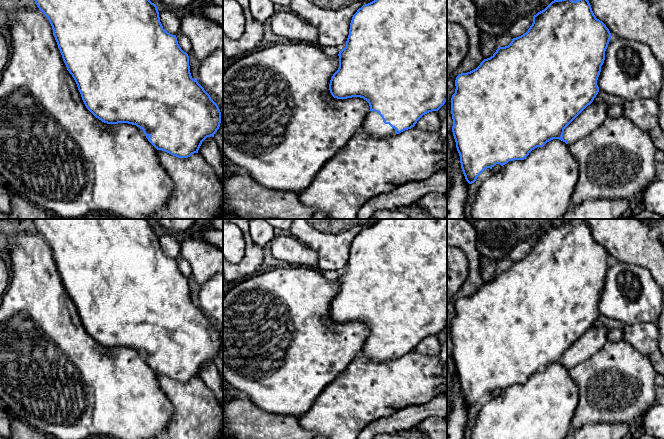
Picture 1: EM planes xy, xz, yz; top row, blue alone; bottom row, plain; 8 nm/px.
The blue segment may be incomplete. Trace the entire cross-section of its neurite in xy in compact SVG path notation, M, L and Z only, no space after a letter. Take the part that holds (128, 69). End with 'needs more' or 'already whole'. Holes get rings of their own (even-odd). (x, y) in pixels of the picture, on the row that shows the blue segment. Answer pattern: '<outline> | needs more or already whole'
M34 0L40 11L48 18L53 35L67 70L74 78L86 108L107 124L128 123L143 130L148 141L157 149L178 158L188 158L198 150L207 137L214 137L220 127L221 112L210 95L193 79L190 73L189 56L178 44L176 35L163 29L156 4L150 0Z | already whole

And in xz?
M374 0L363 5L352 17L346 47L338 56L339 68L331 77L329 90L337 99L360 97L369 103L369 113L359 130L384 138L411 129L423 115L438 111L447 101L447 0Z | needs more

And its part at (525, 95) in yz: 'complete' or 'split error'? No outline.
split error

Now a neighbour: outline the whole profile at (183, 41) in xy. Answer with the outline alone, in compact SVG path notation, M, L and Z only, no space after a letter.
M180 32L176 35L176 37L181 49L189 55L192 52L192 44L189 38Z

